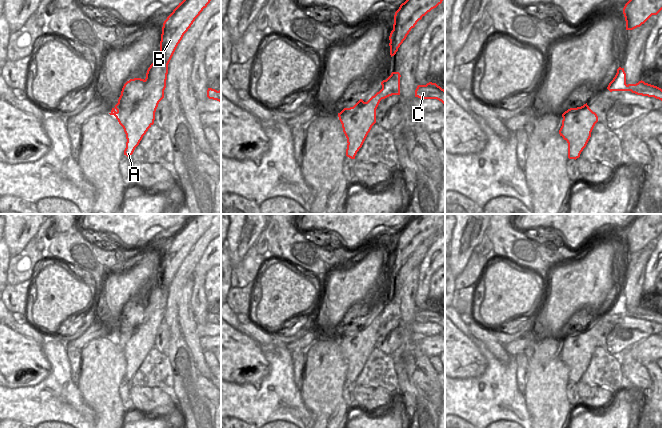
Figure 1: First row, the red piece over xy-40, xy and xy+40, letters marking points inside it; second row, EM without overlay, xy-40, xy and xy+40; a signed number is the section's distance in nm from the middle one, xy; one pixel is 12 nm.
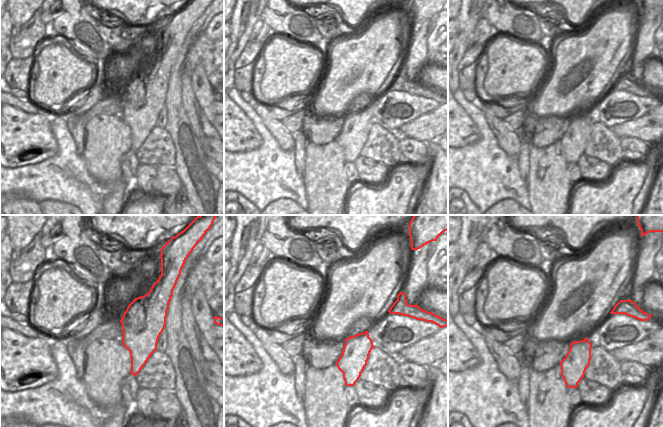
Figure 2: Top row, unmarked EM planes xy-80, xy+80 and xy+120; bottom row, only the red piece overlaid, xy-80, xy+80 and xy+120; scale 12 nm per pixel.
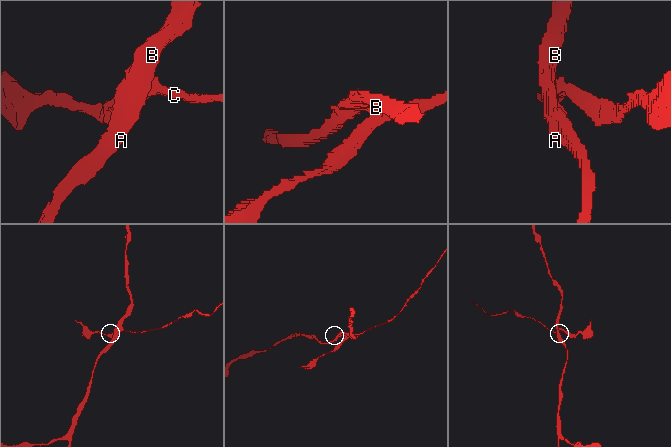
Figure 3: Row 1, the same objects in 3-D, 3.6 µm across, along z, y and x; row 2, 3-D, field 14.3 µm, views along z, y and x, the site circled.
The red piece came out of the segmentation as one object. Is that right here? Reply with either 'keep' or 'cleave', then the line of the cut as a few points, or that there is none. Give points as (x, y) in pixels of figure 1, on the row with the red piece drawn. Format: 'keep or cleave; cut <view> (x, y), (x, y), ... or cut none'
cleave; cut xy (389, 76), (393, 80), (393, 89), (399, 92)

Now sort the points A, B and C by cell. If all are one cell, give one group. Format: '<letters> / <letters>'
A B / C

